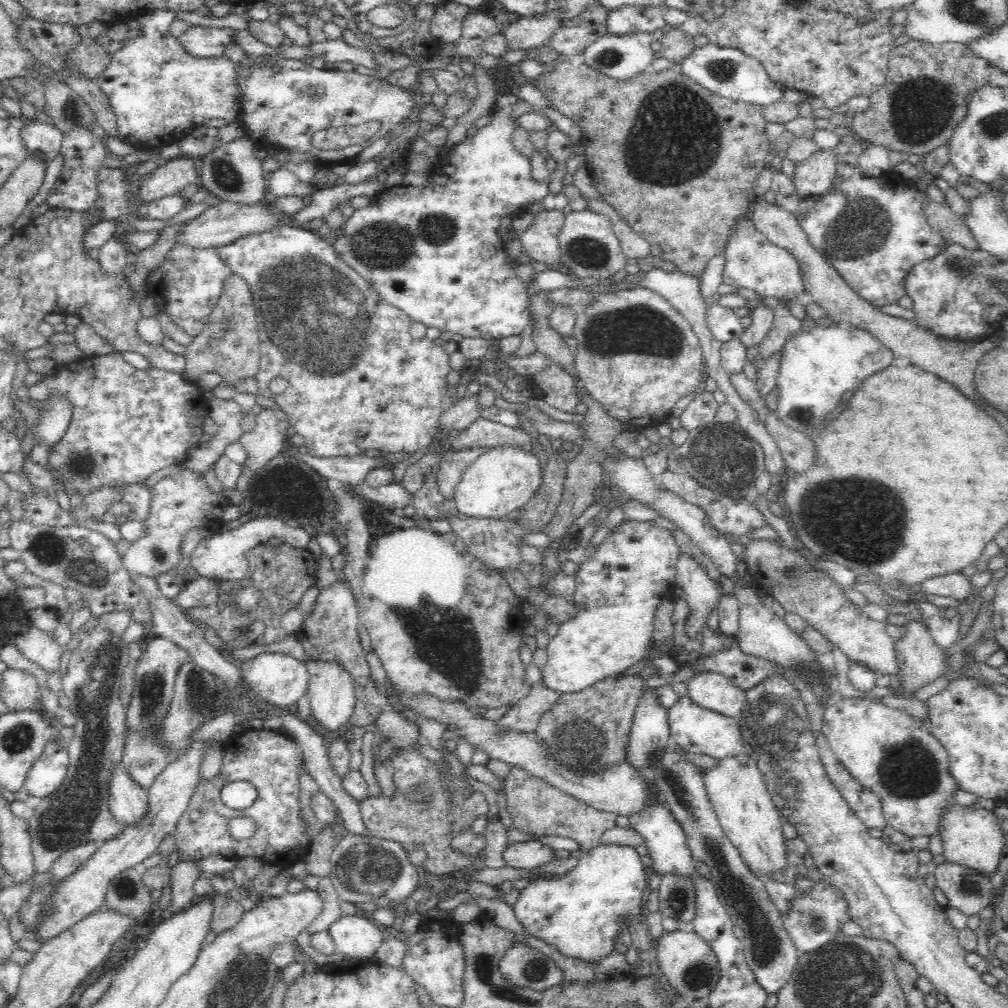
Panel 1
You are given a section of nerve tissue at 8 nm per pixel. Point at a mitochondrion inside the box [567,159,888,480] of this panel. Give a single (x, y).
(640, 328)

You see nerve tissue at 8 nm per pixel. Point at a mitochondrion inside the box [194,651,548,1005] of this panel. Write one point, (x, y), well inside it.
(364, 868)

